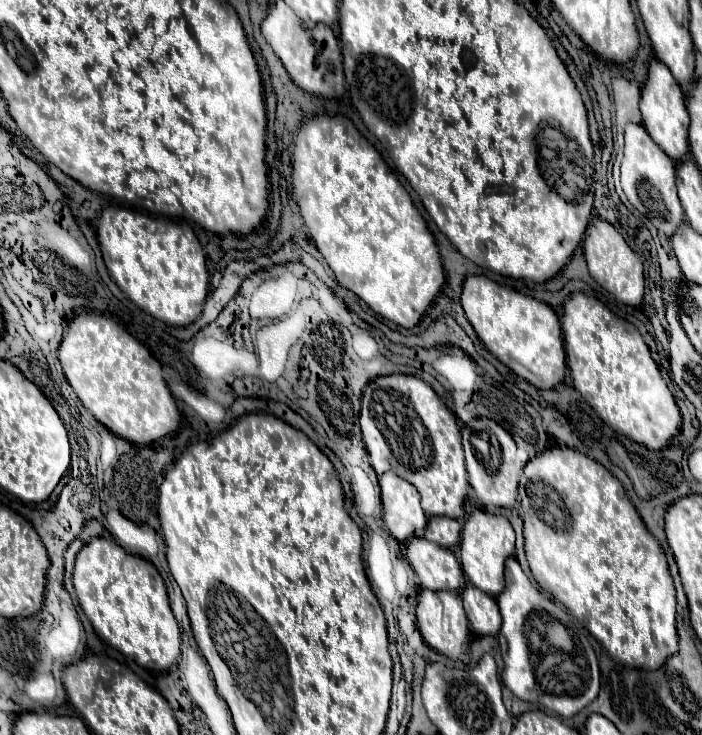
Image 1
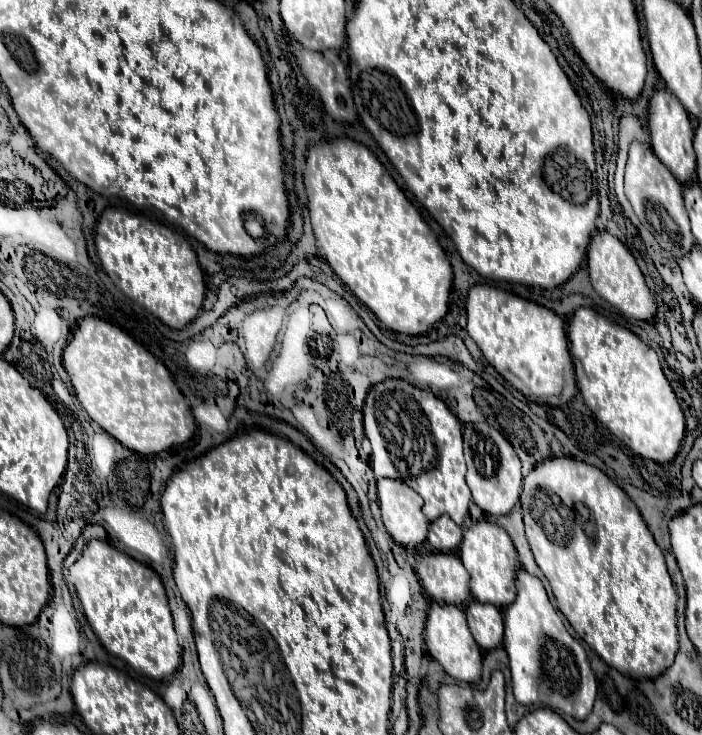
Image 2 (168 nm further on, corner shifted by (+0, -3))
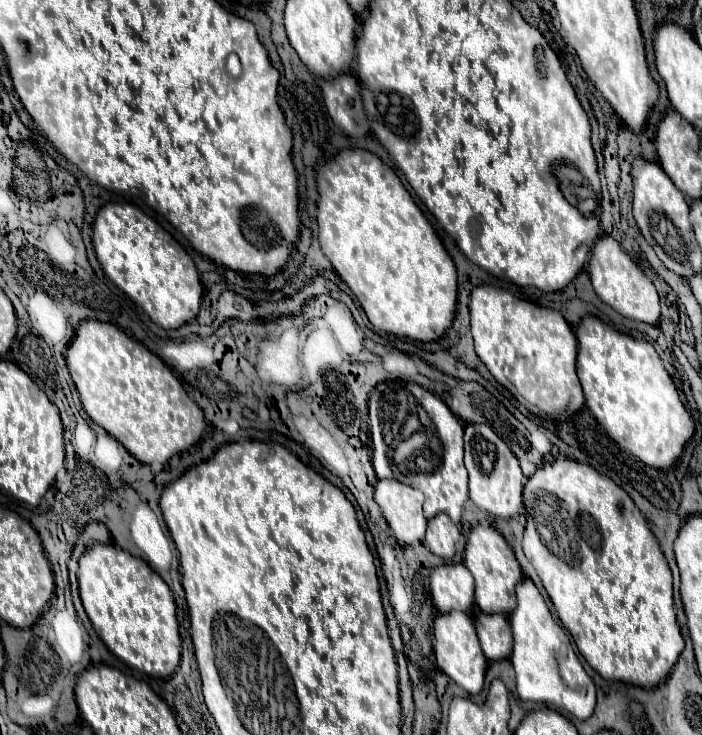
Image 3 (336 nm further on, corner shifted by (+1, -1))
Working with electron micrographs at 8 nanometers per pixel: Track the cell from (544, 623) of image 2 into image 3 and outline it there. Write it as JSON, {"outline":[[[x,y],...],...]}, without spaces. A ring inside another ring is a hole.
{"outline":[[[524,577],[516,587],[518,605],[510,613],[510,627],[514,635],[514,649],[510,661],[516,671],[516,693],[522,701],[546,703],[568,711],[578,719],[588,719],[596,705],[596,687],[584,671],[572,641],[564,629],[552,619],[540,591],[532,579]]]}

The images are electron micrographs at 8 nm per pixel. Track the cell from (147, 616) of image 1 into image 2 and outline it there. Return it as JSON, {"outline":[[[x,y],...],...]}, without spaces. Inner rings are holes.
{"outline":[[[89,541],[69,571],[87,621],[109,653],[153,679],[163,679],[177,671],[181,665],[181,645],[173,629],[165,587],[151,567],[117,551],[107,541]]]}

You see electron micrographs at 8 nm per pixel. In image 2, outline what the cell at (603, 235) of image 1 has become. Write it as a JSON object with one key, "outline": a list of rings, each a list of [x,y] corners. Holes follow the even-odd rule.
{"outline":[[[595,231],[587,249],[587,265],[597,295],[601,295],[609,305],[619,309],[627,317],[639,321],[653,321],[657,313],[657,299],[649,291],[635,257],[627,251],[627,247],[617,237],[613,237],[609,231]]]}

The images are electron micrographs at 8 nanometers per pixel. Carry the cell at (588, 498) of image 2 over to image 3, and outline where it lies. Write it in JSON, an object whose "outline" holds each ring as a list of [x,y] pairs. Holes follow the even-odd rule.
{"outline":[[[556,459],[552,463],[546,463],[544,467],[540,467],[532,477],[528,477],[528,481],[524,485],[524,509],[526,509],[526,519],[528,519],[526,521],[526,529],[524,529],[524,539],[522,539],[524,555],[528,557],[532,567],[536,569],[538,577],[542,579],[544,589],[550,595],[562,625],[572,633],[572,637],[574,637],[580,653],[586,657],[586,661],[604,679],[610,679],[610,681],[624,681],[624,683],[640,685],[640,687],[652,687],[652,685],[662,683],[670,675],[678,655],[682,653],[684,639],[682,639],[680,629],[676,625],[676,611],[674,611],[674,601],[672,601],[672,593],[674,593],[672,571],[670,571],[670,567],[666,563],[666,557],[664,557],[656,537],[652,535],[650,527],[646,525],[642,513],[636,509],[636,505],[630,499],[630,495],[622,487],[618,487],[610,477],[600,475],[588,463],[578,463],[574,459]]]}

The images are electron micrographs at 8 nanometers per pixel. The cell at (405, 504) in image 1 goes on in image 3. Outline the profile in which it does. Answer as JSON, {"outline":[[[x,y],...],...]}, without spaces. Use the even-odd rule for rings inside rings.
{"outline":[[[378,479],[374,499],[400,545],[412,545],[424,539],[426,517],[422,513],[424,495],[420,491],[396,479]]]}

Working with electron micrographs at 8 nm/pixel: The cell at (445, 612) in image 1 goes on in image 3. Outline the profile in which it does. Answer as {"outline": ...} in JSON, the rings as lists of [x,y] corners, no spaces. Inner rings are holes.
{"outline":[[[450,611],[450,613],[438,613],[434,617],[434,655],[438,667],[454,679],[462,689],[476,695],[484,687],[484,673],[488,667],[488,659],[484,657],[480,643],[476,639],[476,629],[472,619],[464,611]]]}

